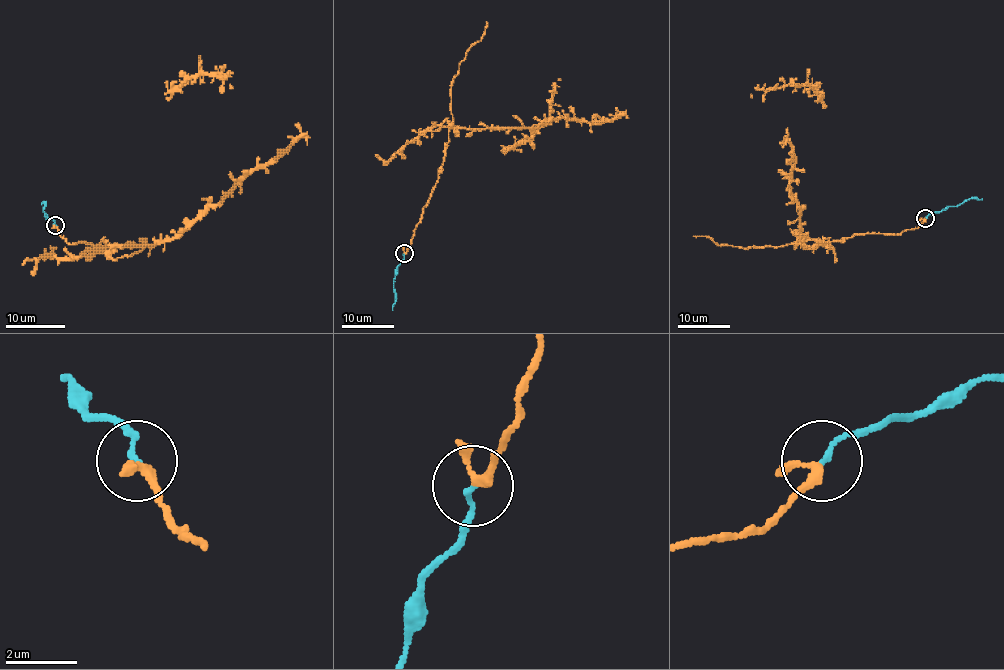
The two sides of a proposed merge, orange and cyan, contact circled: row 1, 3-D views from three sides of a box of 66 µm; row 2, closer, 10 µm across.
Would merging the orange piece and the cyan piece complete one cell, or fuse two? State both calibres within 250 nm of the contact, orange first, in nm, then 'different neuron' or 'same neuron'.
200/130 nm | same neuron

